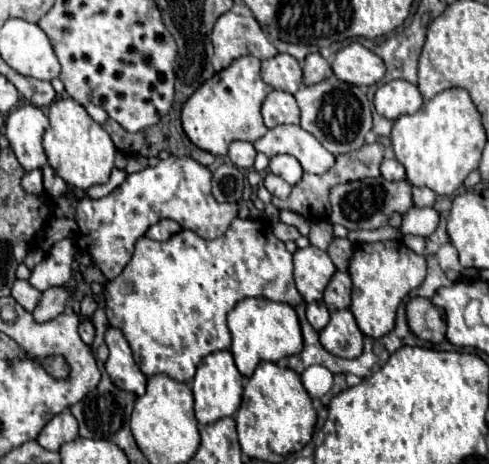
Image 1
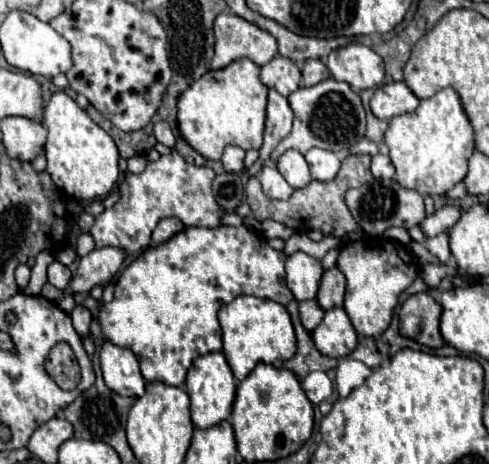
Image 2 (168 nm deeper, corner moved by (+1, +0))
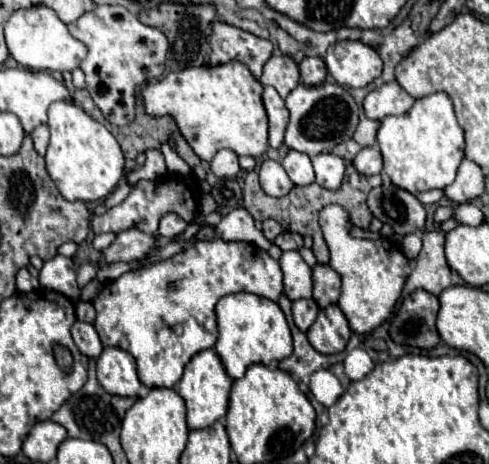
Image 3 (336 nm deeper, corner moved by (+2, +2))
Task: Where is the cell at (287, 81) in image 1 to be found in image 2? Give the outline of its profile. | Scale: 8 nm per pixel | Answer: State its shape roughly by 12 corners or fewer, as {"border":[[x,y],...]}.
{"border":[[275,55],[261,67],[261,83],[289,97],[301,85],[291,59]]}

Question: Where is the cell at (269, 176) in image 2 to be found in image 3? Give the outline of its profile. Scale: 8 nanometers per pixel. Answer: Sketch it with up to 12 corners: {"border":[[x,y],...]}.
{"border":[[278,161],[260,165],[260,185],[270,197],[282,197],[292,181]]}

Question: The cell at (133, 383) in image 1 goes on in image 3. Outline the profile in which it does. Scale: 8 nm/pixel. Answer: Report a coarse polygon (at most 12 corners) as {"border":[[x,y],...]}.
{"border":[[106,347],[98,359],[100,385],[136,397],[142,383],[130,353]]}

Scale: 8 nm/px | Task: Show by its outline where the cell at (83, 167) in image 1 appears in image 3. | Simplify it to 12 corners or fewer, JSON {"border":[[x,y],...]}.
{"border":[[72,101],[48,109],[46,169],[66,201],[124,177],[114,135]]}

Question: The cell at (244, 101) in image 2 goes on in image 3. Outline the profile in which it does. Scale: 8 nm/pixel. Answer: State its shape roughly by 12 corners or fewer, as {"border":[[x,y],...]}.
{"border":[[238,61],[142,89],[204,161],[268,149],[262,85]]}

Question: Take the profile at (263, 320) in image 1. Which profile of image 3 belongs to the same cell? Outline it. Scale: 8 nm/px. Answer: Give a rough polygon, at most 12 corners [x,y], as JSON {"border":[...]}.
{"border":[[252,293],[216,303],[216,353],[232,379],[292,353],[278,303]]}

